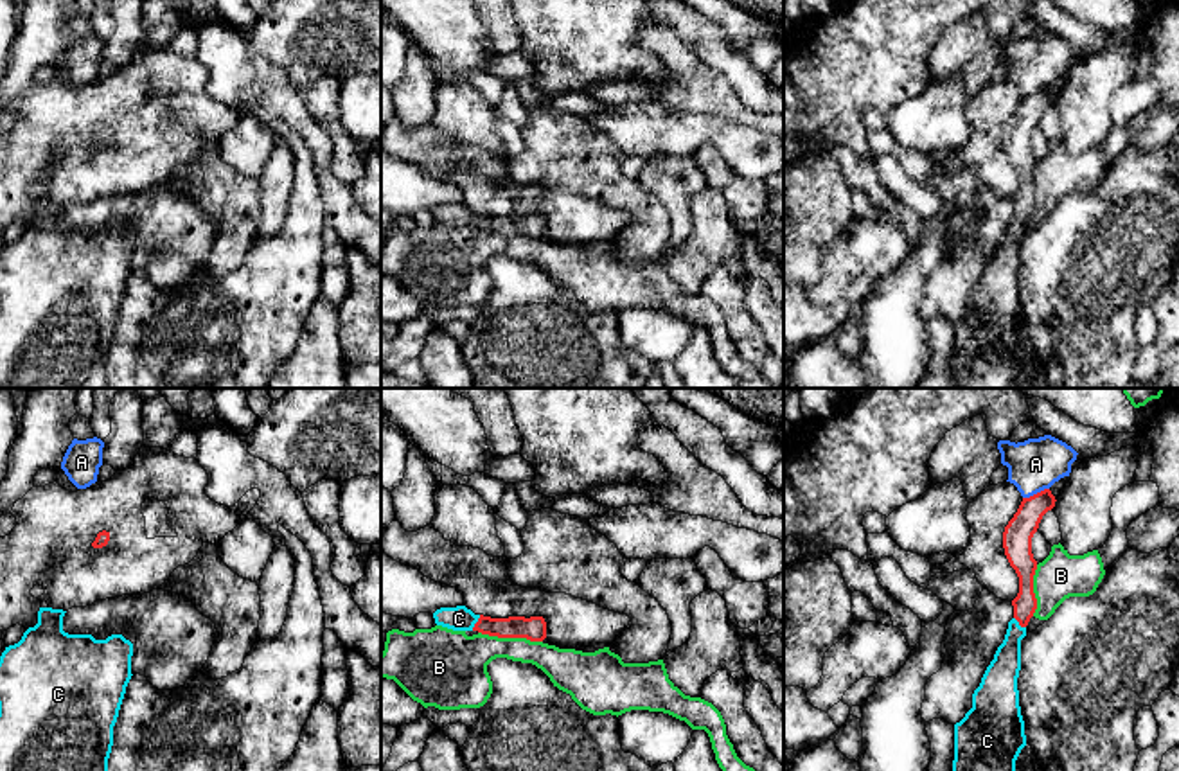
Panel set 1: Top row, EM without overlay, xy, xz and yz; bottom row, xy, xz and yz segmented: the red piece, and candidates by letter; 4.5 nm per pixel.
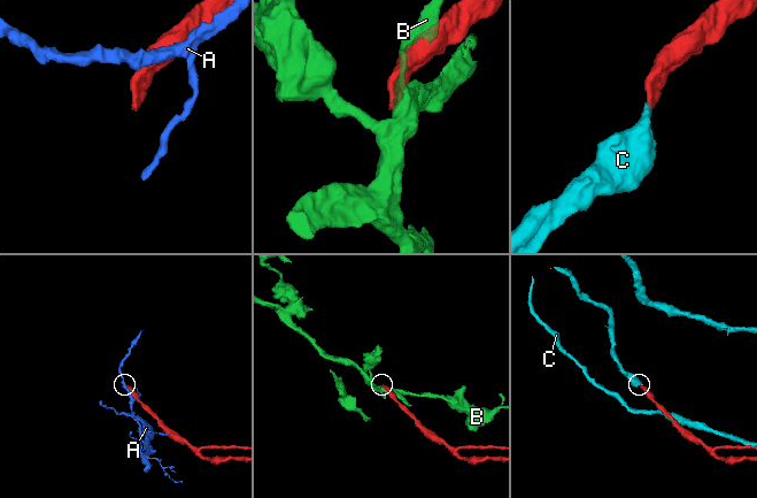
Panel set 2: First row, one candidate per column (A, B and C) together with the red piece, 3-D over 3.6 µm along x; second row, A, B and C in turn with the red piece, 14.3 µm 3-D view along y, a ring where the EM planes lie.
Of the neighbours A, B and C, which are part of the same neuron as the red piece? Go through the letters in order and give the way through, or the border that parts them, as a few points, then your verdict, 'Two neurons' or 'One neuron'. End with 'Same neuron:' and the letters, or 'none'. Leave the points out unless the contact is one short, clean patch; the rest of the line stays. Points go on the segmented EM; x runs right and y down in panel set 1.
A: Two neurons
B: Boundary: xz (478, 631), (489, 637), (525, 637), (541, 642). Two neurons
C: Path across: xz (532, 628), (493, 628), (477, 622), (459, 619). One neuron
Same neuron: C

